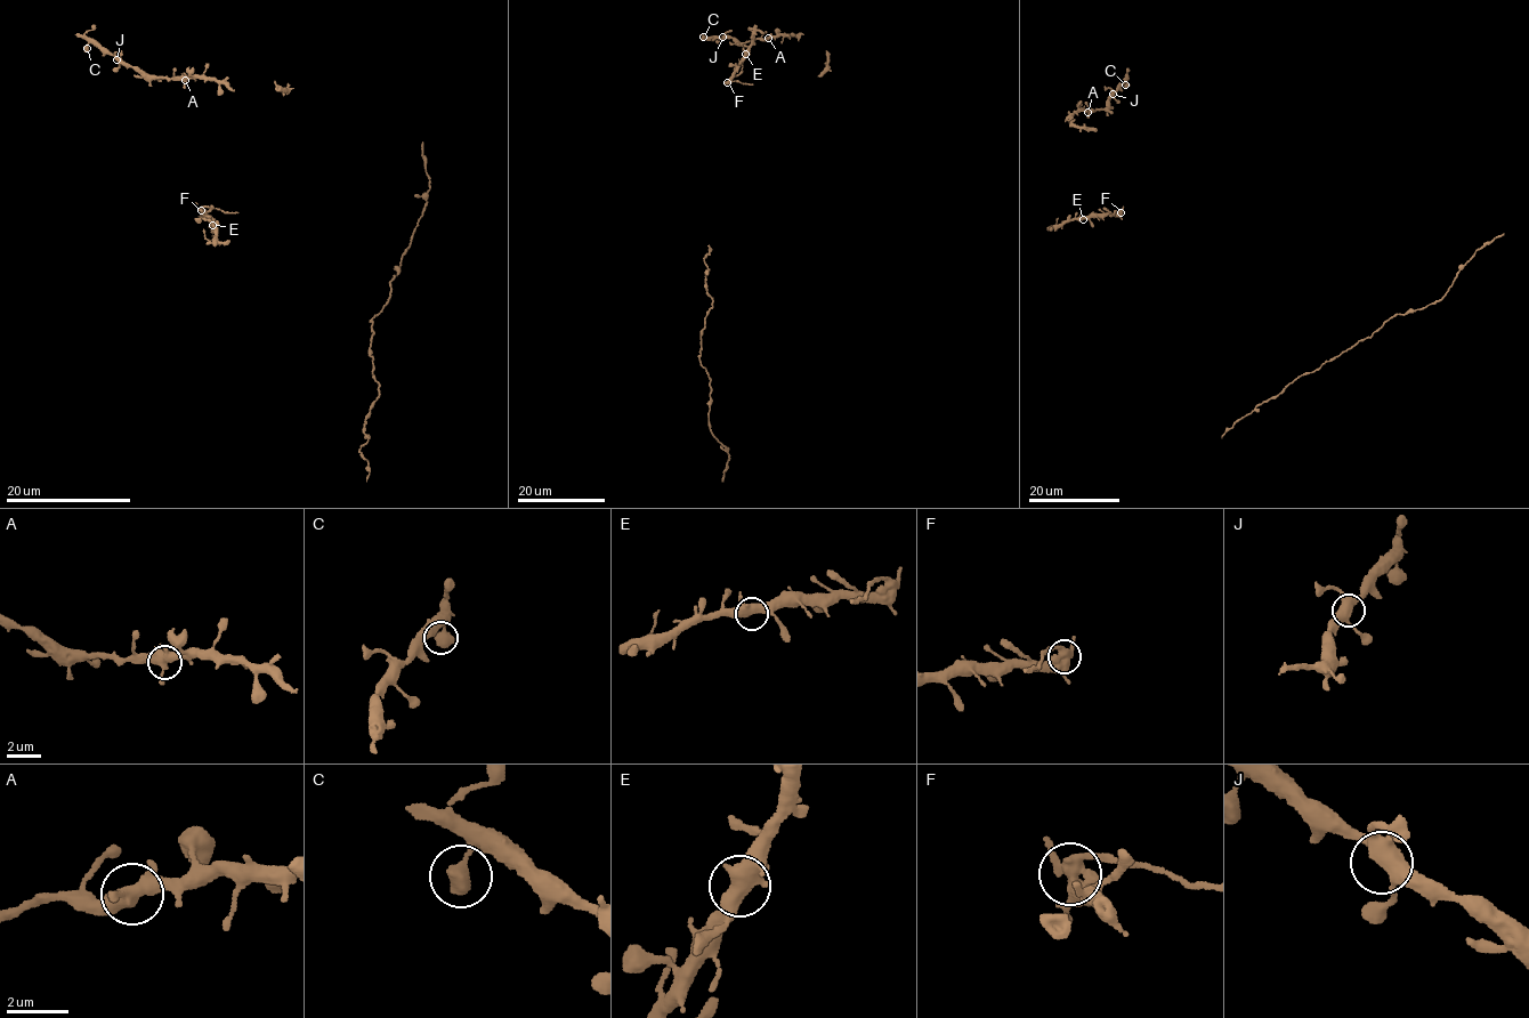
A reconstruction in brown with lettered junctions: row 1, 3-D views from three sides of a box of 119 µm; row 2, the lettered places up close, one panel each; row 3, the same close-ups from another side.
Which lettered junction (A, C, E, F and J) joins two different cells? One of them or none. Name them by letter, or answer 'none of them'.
F

